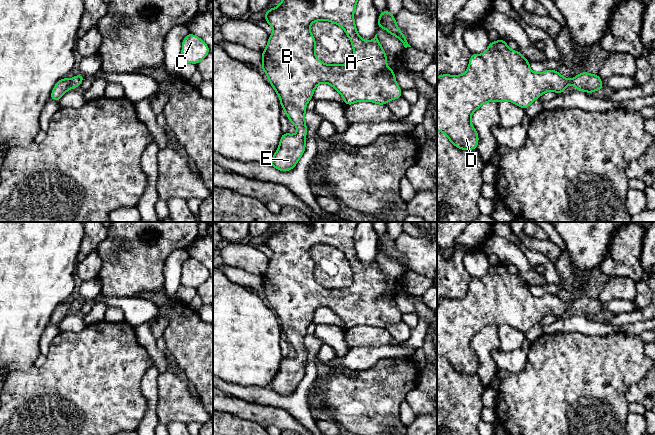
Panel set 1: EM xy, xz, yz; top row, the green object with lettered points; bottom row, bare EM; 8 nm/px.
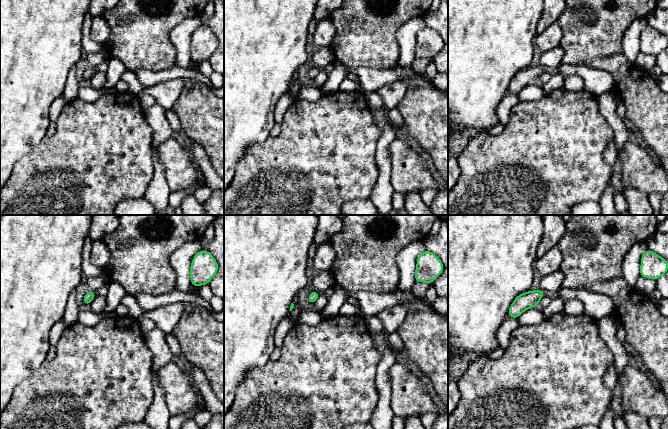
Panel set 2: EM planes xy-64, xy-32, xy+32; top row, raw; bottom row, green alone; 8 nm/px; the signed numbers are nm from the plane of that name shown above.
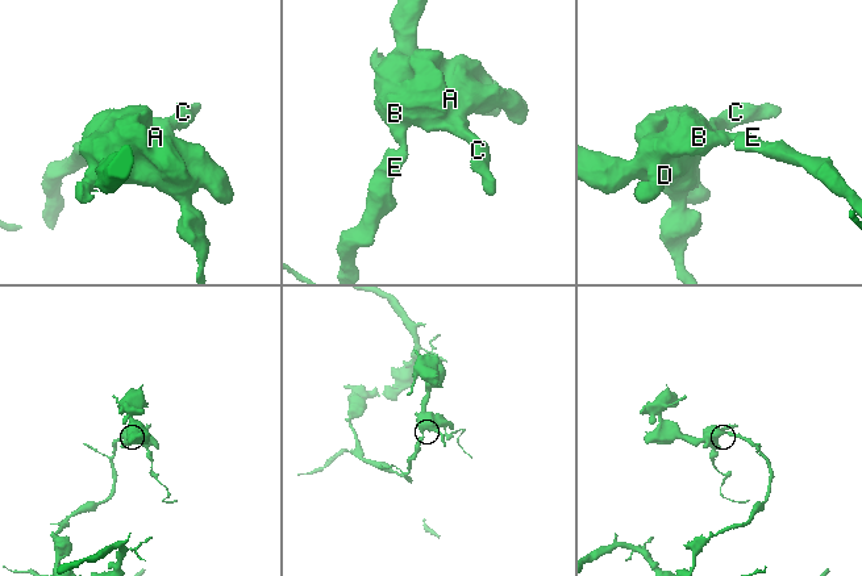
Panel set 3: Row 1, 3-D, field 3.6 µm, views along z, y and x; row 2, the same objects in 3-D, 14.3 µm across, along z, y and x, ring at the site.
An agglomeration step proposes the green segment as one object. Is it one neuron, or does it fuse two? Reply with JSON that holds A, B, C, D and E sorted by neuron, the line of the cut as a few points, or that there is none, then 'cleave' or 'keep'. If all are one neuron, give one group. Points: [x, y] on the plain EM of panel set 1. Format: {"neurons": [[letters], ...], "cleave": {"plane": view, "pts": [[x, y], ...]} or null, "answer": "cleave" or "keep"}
{"neurons": [["A", "B", "C", "D", "E"]], "cleave": null, "answer": "keep"}

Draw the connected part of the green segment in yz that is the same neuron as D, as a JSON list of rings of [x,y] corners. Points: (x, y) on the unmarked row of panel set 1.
[[[503,263],[490,266],[487,274],[483,278],[471,278],[467,295],[462,299],[442,298],[437,301],[437,355],[444,357],[449,365],[461,374],[473,374],[478,370],[478,357],[471,347],[472,338],[486,326],[509,325],[523,333],[538,323],[545,316],[554,315],[557,318],[563,317],[565,312],[572,308],[576,314],[593,317],[604,313],[599,299],[581,296],[574,302],[567,303],[556,294],[546,294],[535,297],[529,290],[527,284],[519,275],[508,272]]]

